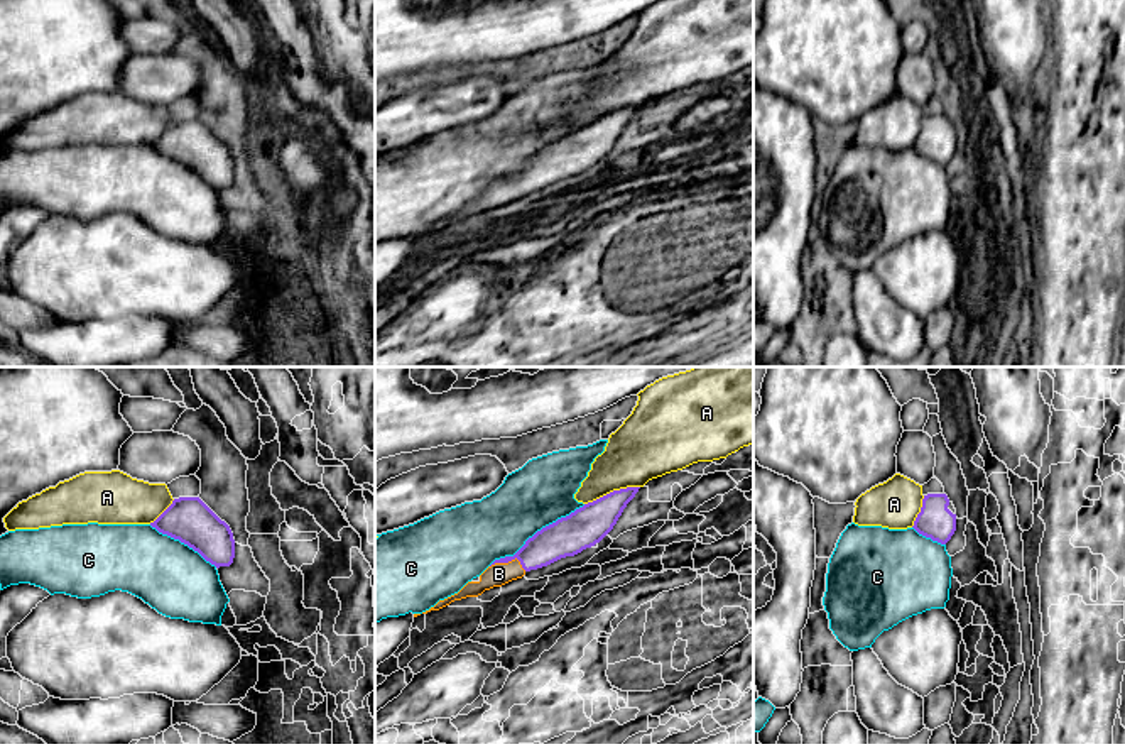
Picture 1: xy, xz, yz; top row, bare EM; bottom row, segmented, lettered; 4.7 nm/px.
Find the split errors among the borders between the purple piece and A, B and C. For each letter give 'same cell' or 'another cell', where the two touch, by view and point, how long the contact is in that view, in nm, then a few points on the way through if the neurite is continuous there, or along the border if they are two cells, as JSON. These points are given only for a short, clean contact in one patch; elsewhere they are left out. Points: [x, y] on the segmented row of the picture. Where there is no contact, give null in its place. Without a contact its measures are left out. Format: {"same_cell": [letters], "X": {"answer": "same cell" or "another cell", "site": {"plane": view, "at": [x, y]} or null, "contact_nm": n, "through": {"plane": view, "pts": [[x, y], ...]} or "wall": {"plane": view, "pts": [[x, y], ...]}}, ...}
{"same_cell": ["B"], "A": {"answer": "another cell", "site": {"plane": "xz", "at": [614, 491]}, "contact_nm": 280}, "B": {"answer": "same cell", "site": {"plane": "xz", "at": [509, 560]}, "contact_nm": 180}, "C": {"answer": "another cell", "site": {"plane": "xz", "at": [538, 531]}, "contact_nm": 550}}

